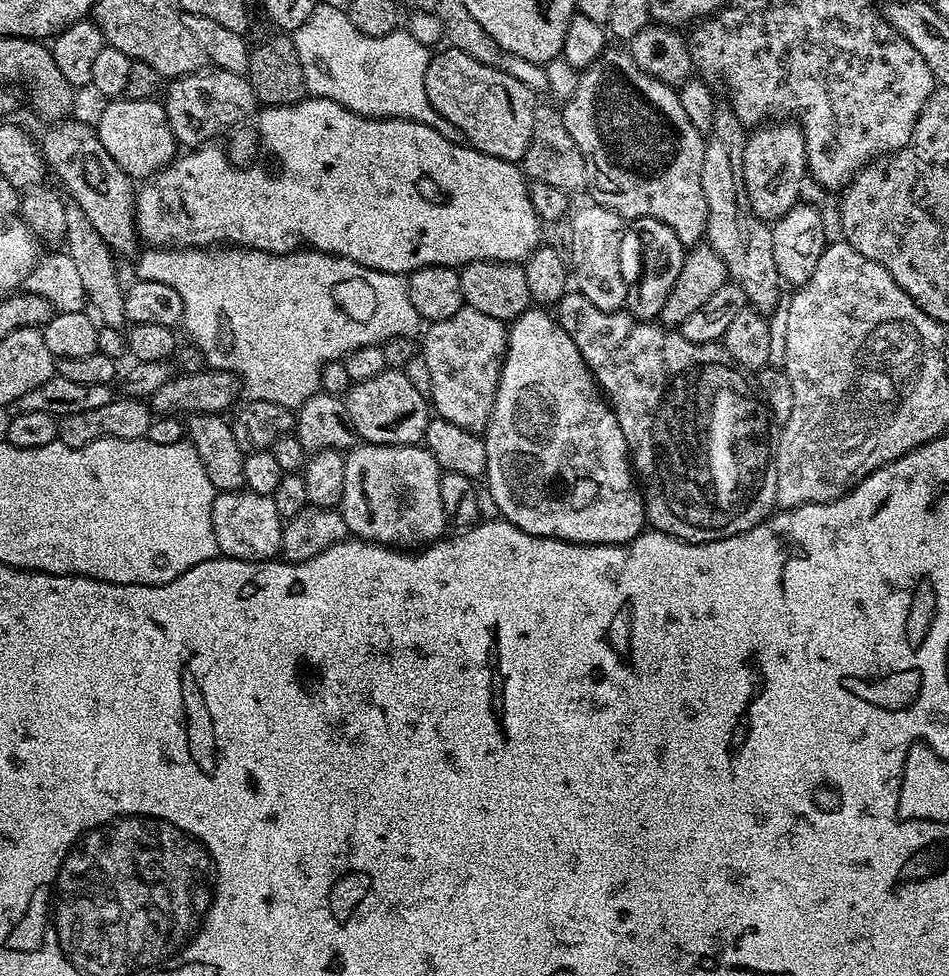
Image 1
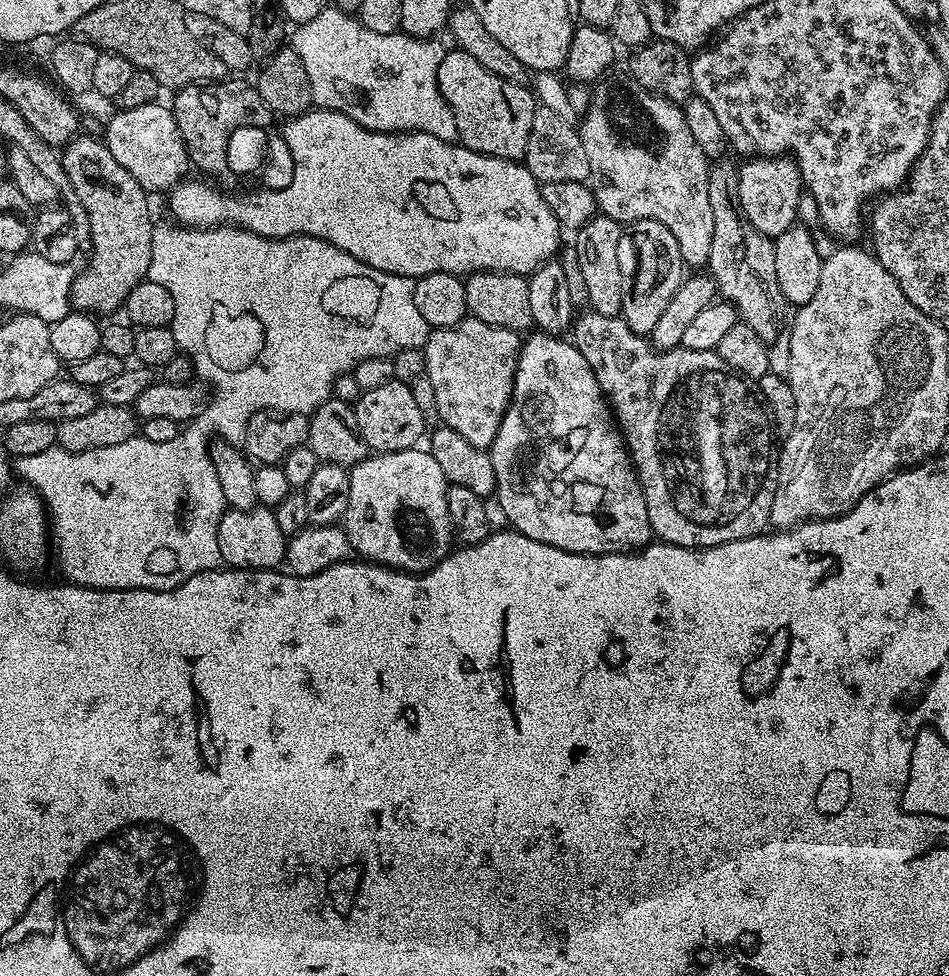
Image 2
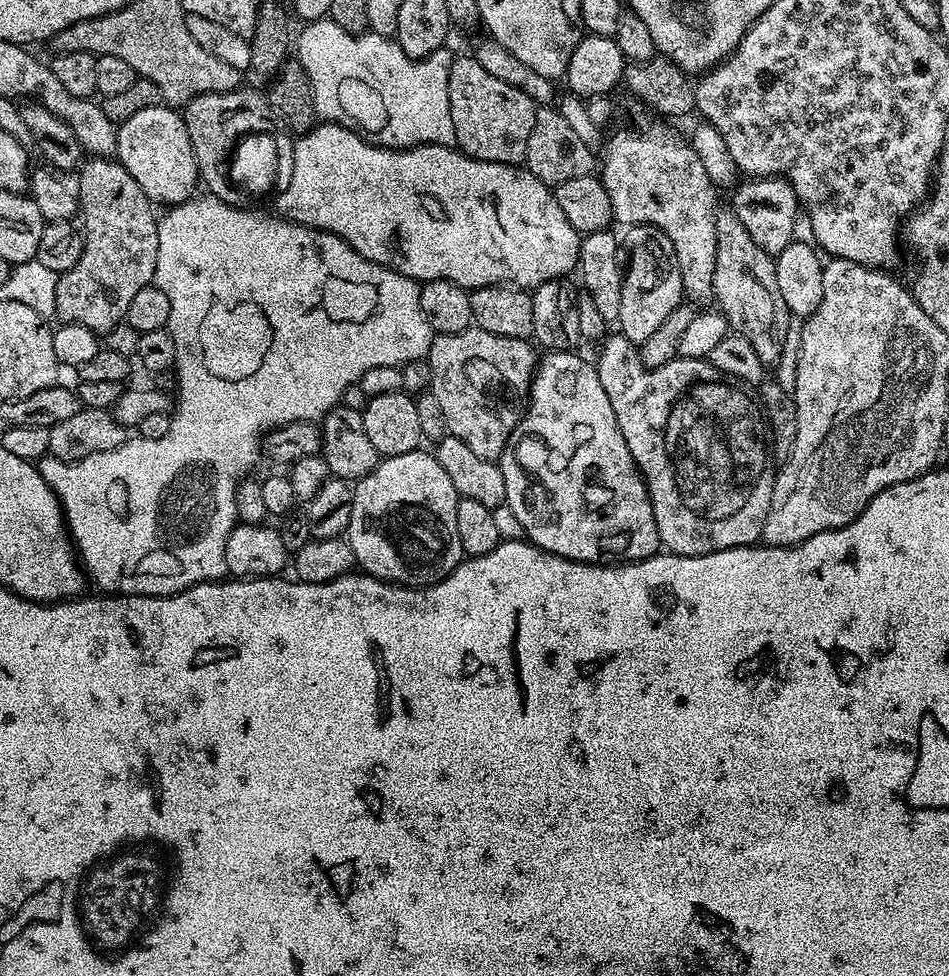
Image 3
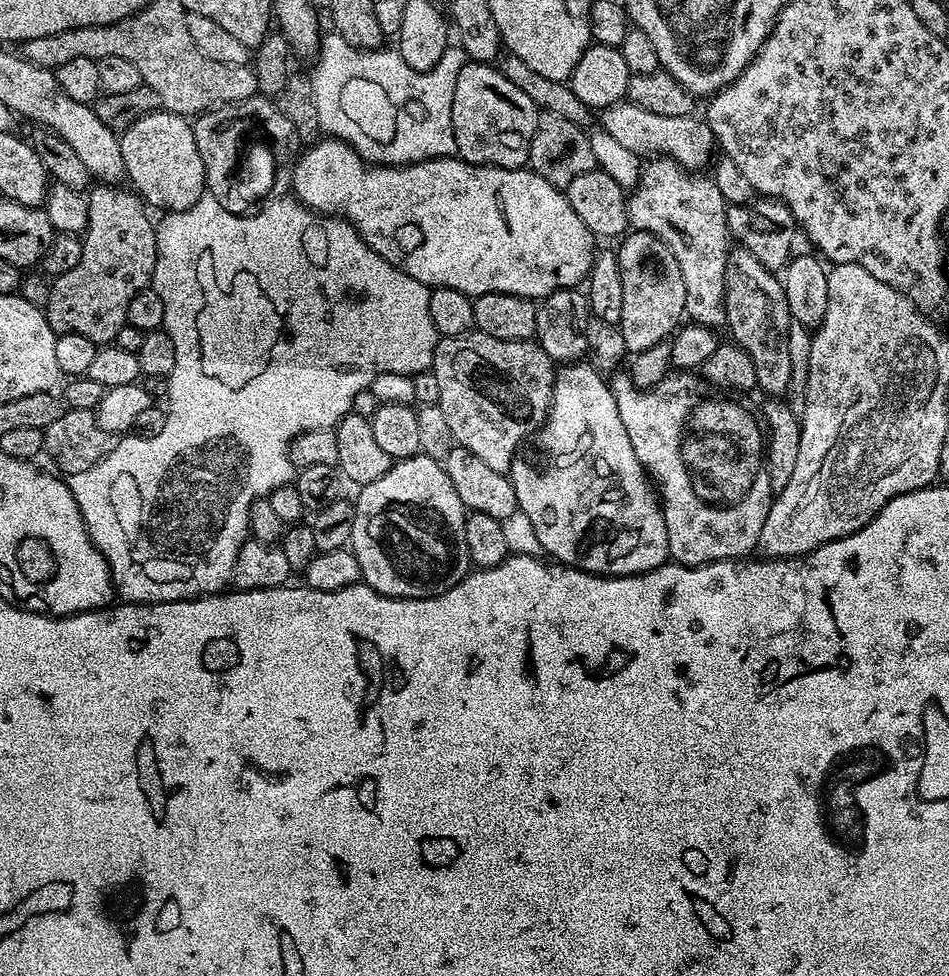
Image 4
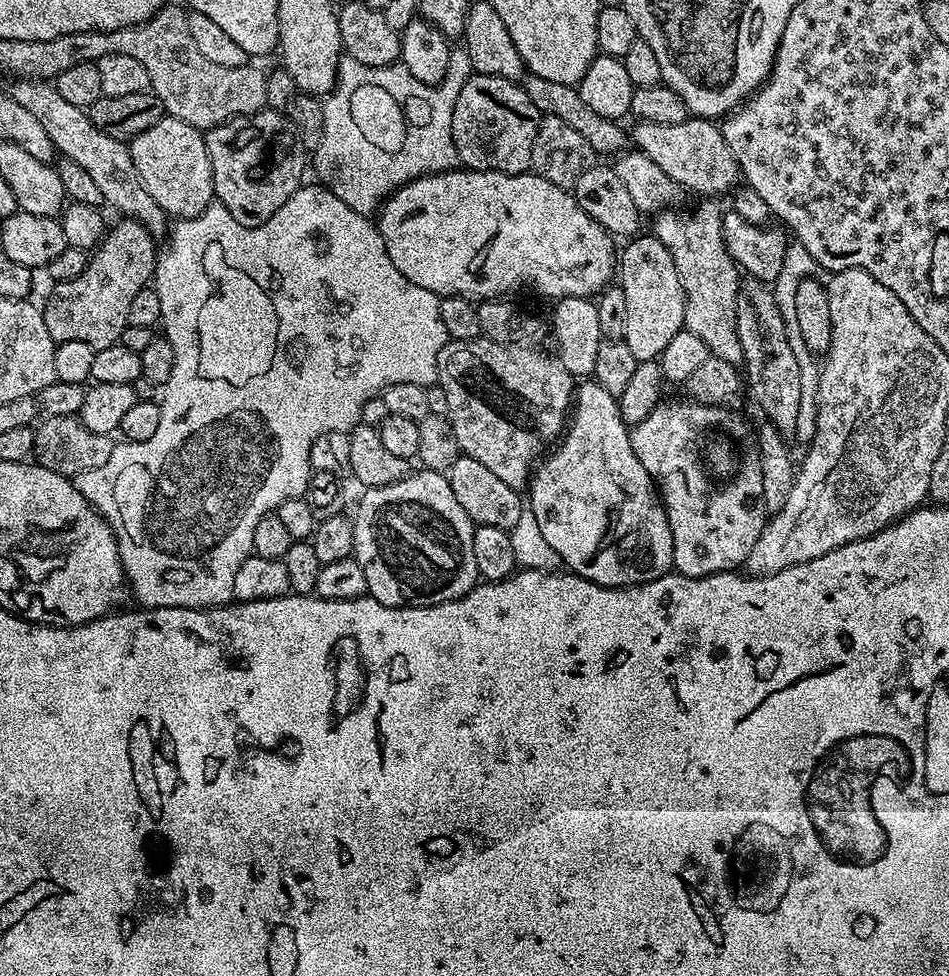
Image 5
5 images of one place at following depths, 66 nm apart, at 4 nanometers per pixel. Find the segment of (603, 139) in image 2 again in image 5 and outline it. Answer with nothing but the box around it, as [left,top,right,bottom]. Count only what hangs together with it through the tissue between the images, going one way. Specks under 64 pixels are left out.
[654,198,744,365]

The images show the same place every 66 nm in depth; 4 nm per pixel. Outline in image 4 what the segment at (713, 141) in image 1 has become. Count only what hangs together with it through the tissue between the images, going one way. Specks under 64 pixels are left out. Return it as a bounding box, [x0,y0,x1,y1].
[724,246,794,398]

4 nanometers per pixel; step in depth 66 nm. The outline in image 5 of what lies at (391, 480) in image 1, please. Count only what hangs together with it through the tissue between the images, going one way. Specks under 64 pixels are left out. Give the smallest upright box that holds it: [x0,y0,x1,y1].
[352,471,478,606]

